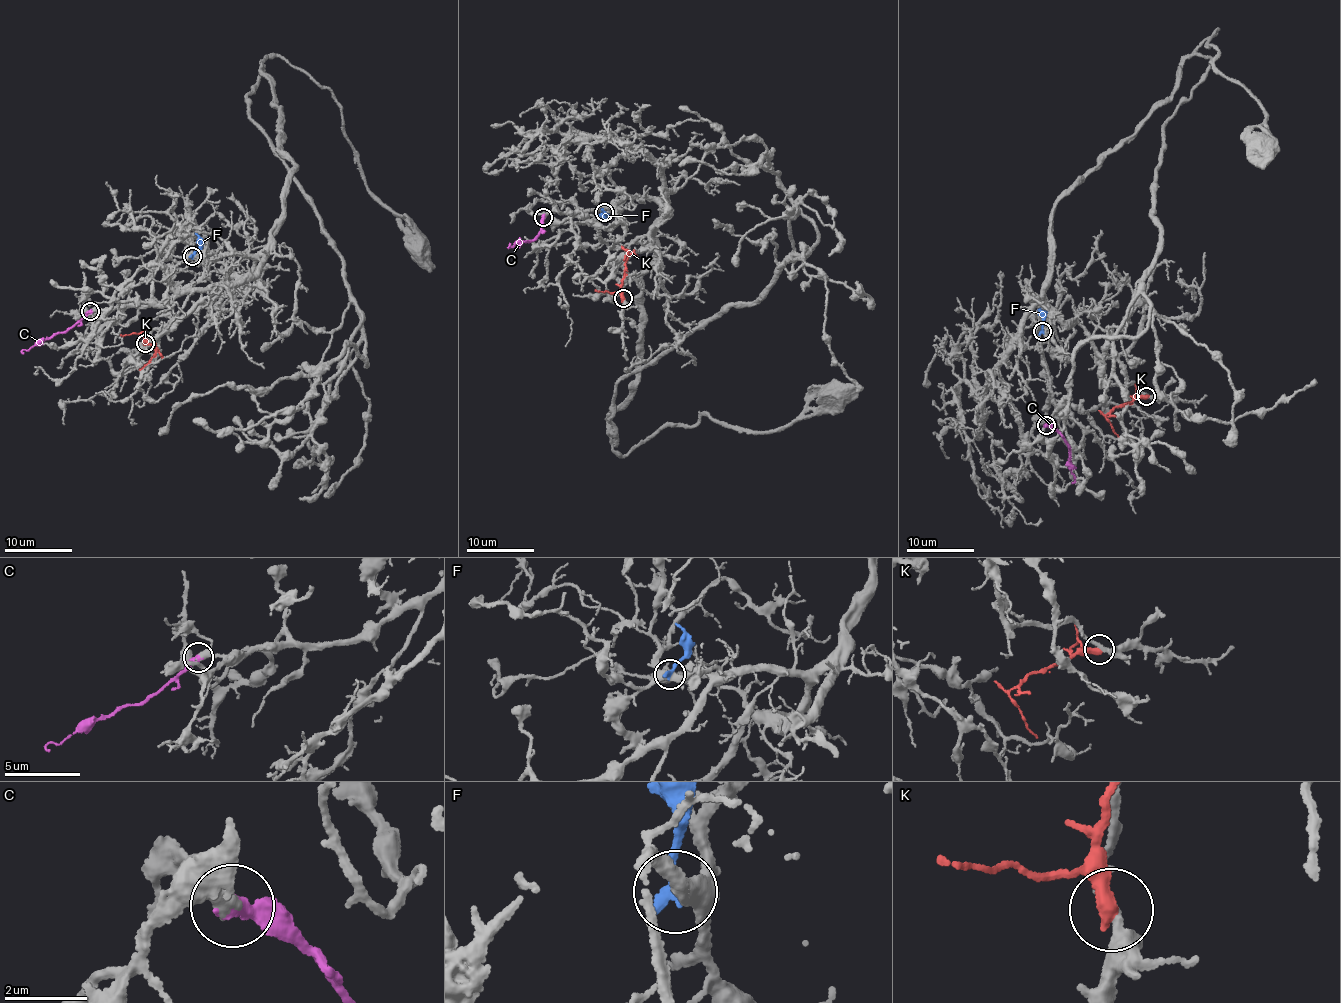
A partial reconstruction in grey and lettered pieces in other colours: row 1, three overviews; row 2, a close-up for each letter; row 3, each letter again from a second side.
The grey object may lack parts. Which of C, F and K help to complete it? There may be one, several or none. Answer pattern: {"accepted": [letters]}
{"accepted": ["C"]}

